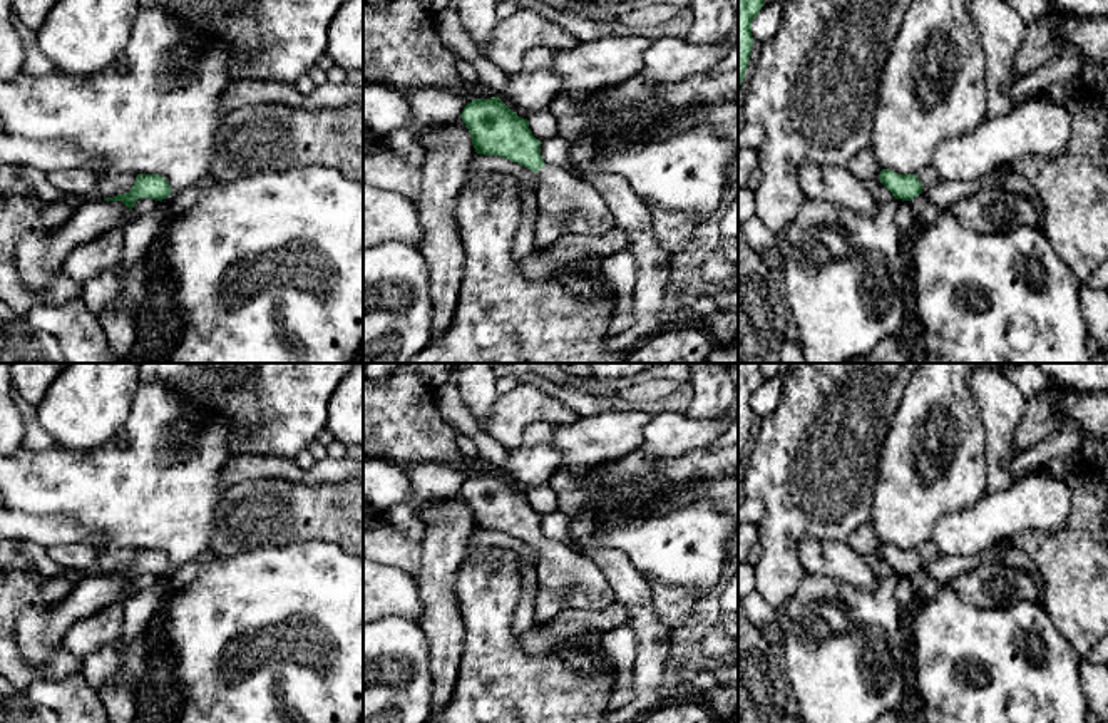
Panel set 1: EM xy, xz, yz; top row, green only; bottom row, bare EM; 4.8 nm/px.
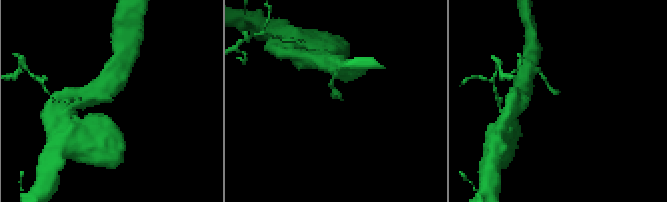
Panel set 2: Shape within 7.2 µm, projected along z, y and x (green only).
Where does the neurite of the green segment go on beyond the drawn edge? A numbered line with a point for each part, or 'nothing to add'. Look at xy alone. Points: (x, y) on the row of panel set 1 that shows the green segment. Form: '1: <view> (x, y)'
nothing to add

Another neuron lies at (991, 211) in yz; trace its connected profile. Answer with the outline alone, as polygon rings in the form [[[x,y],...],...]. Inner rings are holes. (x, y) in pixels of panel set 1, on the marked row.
[[[1004,187],[959,199],[949,211],[964,228],[979,234],[1039,228],[1036,206],[1028,197],[1009,192]]]

